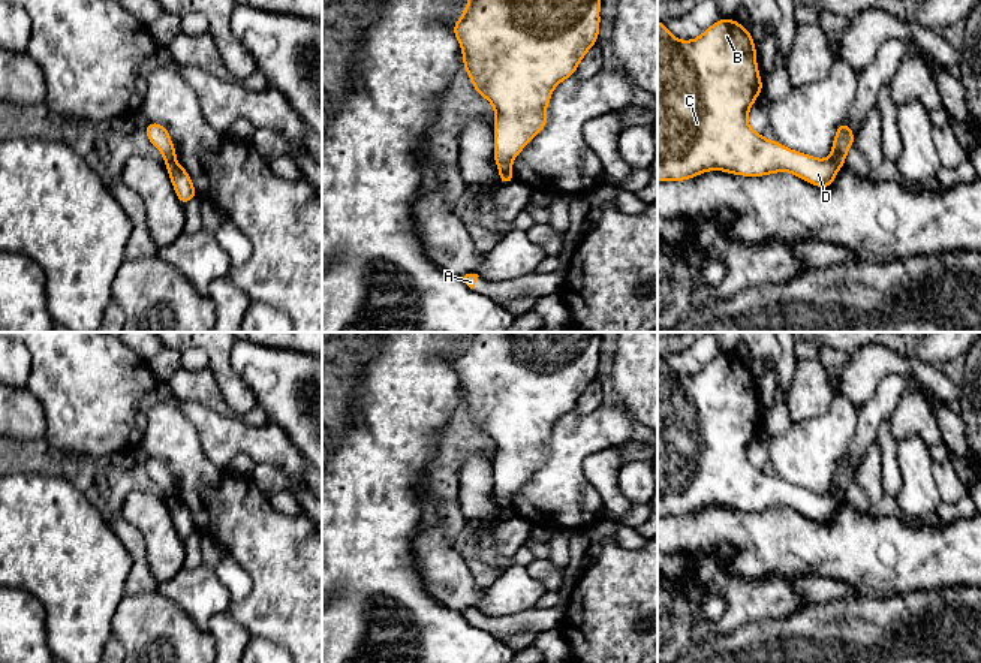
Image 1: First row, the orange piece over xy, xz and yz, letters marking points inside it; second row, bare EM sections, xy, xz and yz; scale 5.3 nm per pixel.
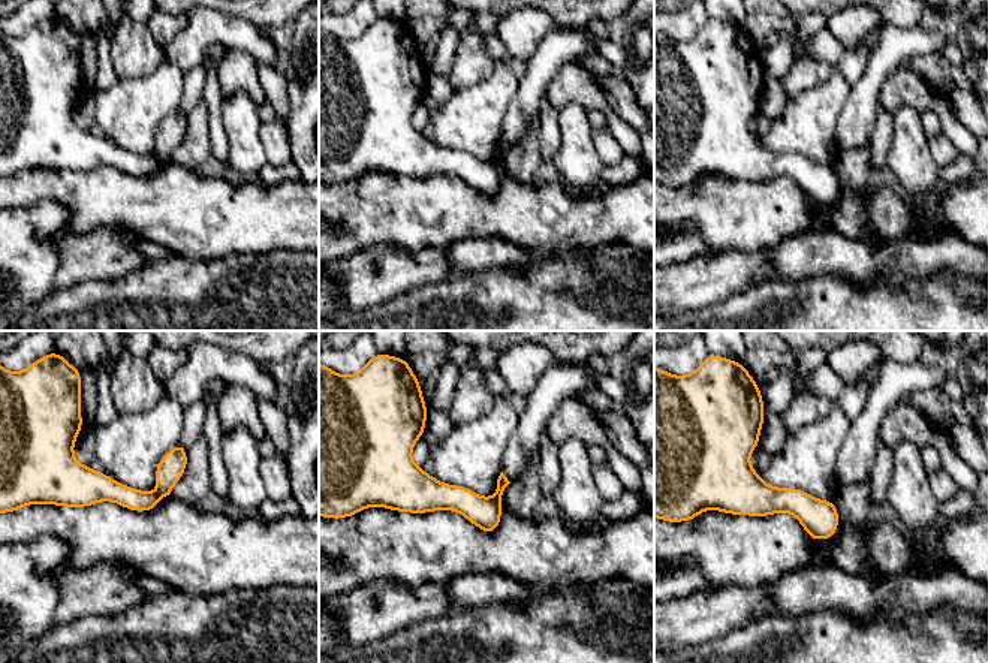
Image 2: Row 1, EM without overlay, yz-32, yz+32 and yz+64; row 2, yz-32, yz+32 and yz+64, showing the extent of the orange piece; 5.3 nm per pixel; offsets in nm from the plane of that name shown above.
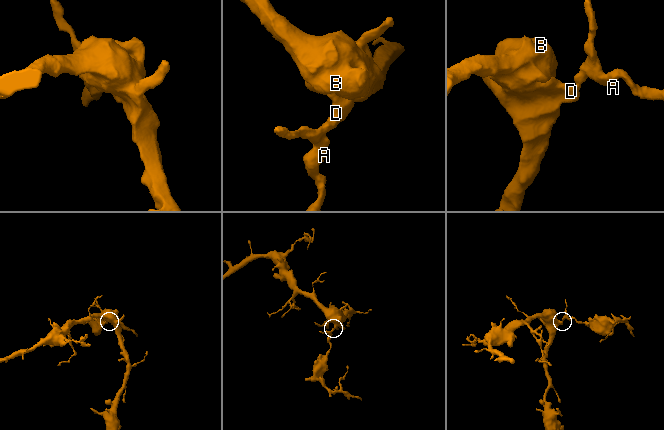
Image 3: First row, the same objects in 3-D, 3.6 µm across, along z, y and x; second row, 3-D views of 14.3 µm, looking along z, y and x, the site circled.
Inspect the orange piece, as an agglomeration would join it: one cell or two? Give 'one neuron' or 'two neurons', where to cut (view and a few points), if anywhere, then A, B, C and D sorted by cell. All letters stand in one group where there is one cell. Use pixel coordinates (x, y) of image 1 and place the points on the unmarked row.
two neurons; cut xy (175, 496), (165, 499); groups A / B C D

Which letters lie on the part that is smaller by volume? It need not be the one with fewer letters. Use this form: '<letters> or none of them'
A

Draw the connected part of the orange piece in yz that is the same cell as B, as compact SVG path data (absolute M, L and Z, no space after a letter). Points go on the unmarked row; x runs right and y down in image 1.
M720 353L692 376L677 374L657 355L657 516L686 516L707 506L741 512L789 507L815 522L831 522L839 506L831 494L816 494L791 485L777 476L764 473L749 461L749 446L762 428L762 422L755 376L737 355Z

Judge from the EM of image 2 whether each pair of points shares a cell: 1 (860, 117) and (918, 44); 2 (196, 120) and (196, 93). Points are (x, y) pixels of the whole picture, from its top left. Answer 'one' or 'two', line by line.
1: one
2: two

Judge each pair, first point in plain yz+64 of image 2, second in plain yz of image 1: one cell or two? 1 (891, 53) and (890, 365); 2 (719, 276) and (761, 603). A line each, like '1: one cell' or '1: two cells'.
1: two cells
2: one cell

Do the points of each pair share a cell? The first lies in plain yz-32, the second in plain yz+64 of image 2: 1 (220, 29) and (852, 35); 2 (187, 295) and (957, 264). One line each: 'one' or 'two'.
1: one
2: two

